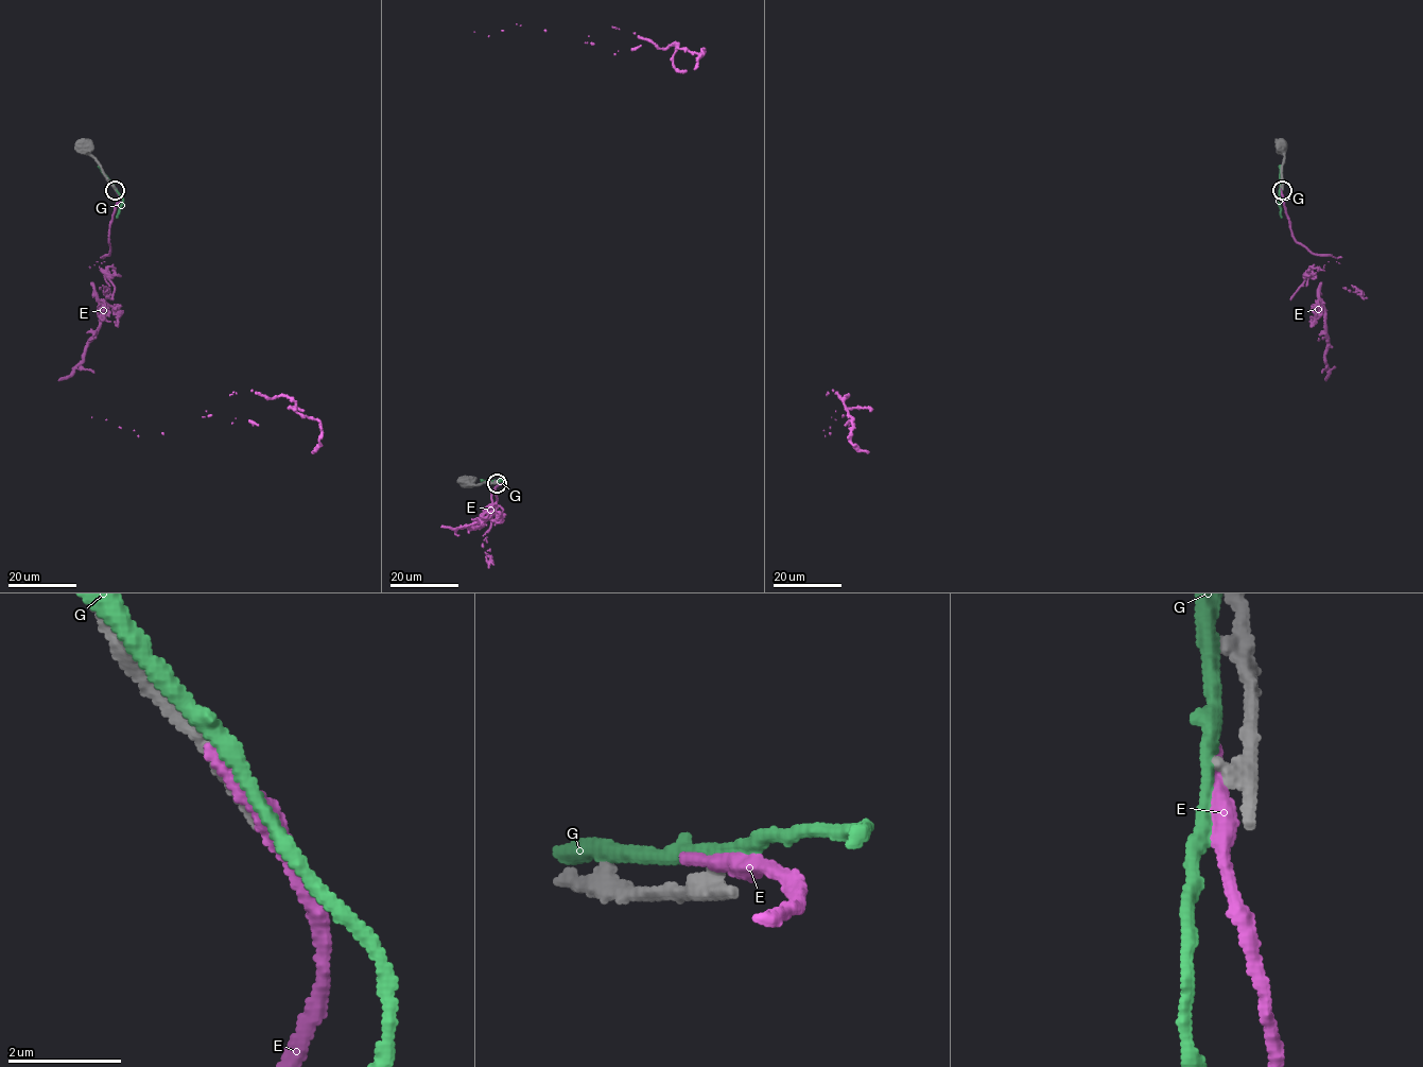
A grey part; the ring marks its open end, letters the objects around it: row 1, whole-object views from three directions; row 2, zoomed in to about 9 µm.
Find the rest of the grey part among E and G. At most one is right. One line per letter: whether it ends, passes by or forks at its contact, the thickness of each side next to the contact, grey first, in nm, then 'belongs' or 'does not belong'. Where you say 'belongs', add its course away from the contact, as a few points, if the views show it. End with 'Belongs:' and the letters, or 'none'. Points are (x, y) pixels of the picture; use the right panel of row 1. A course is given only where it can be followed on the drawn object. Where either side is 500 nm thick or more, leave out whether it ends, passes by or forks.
E: it ends; calibres 440 and 360 nm; does not belong
G: it passes by; calibres 300 and 260 nm; does not belong
Belongs: none

